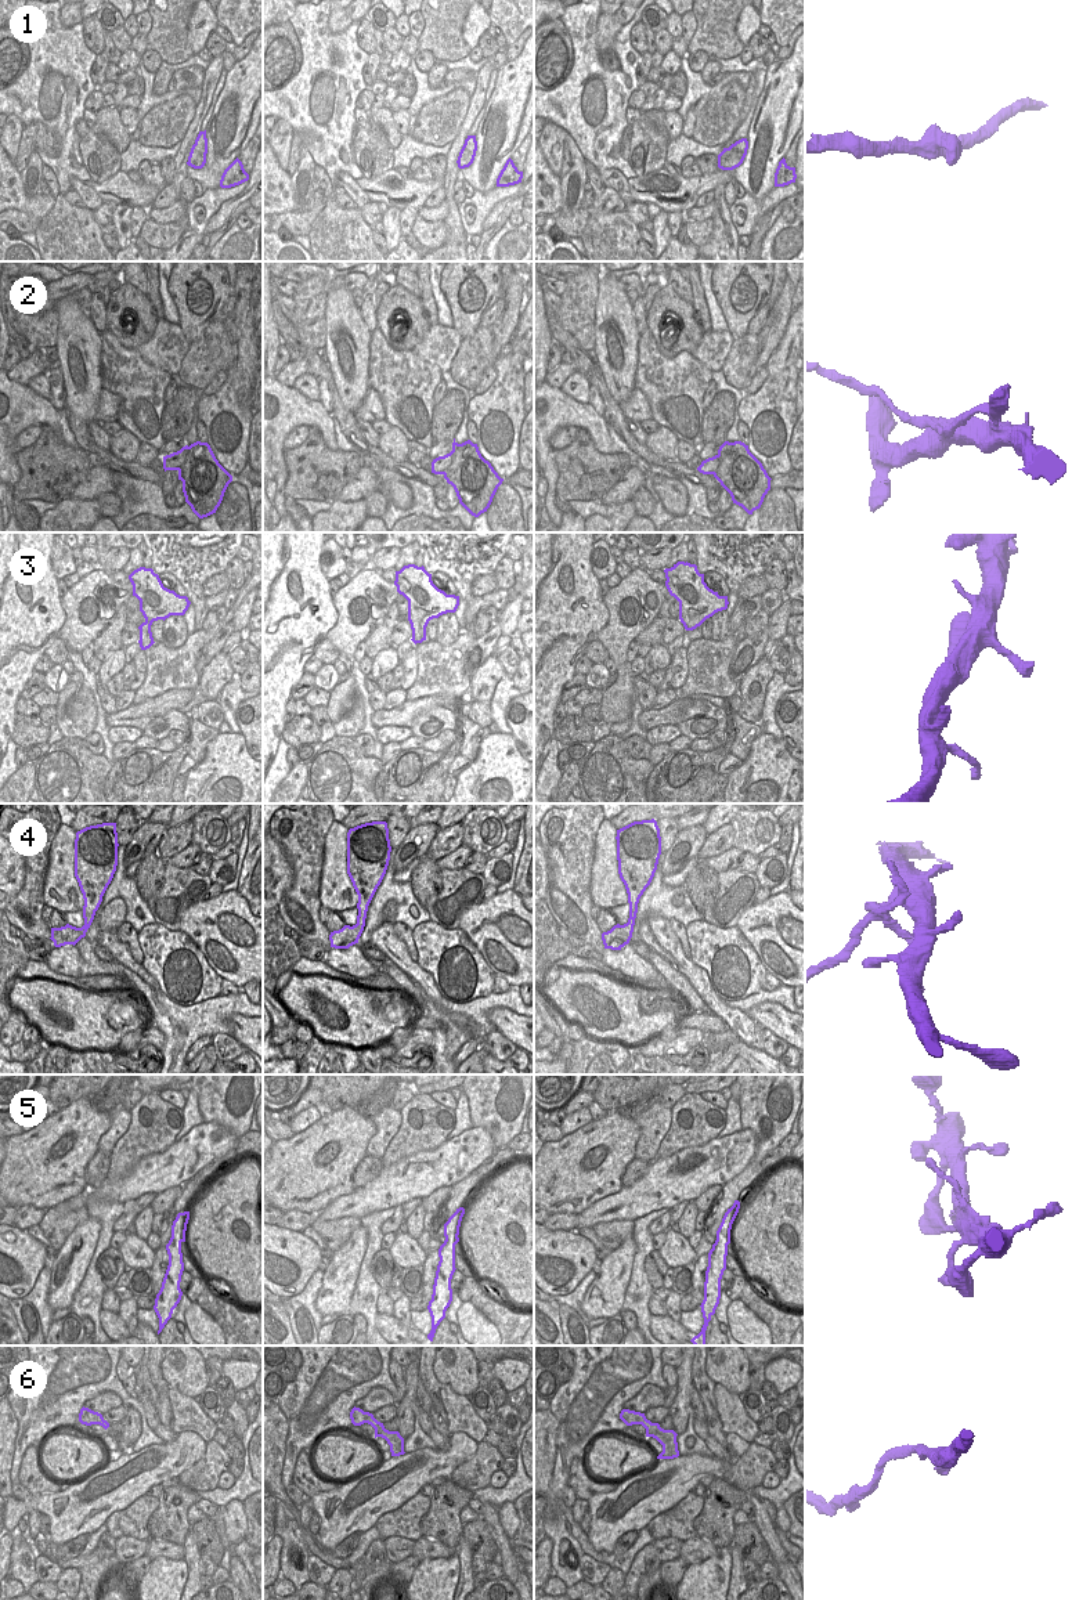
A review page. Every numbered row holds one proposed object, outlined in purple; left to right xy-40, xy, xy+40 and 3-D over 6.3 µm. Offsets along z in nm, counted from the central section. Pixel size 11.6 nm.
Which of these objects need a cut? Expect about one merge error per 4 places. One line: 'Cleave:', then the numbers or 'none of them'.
Cleave: 2, 4

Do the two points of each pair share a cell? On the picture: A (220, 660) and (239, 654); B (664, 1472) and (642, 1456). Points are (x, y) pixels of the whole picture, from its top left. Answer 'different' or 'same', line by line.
A: different
B: different

